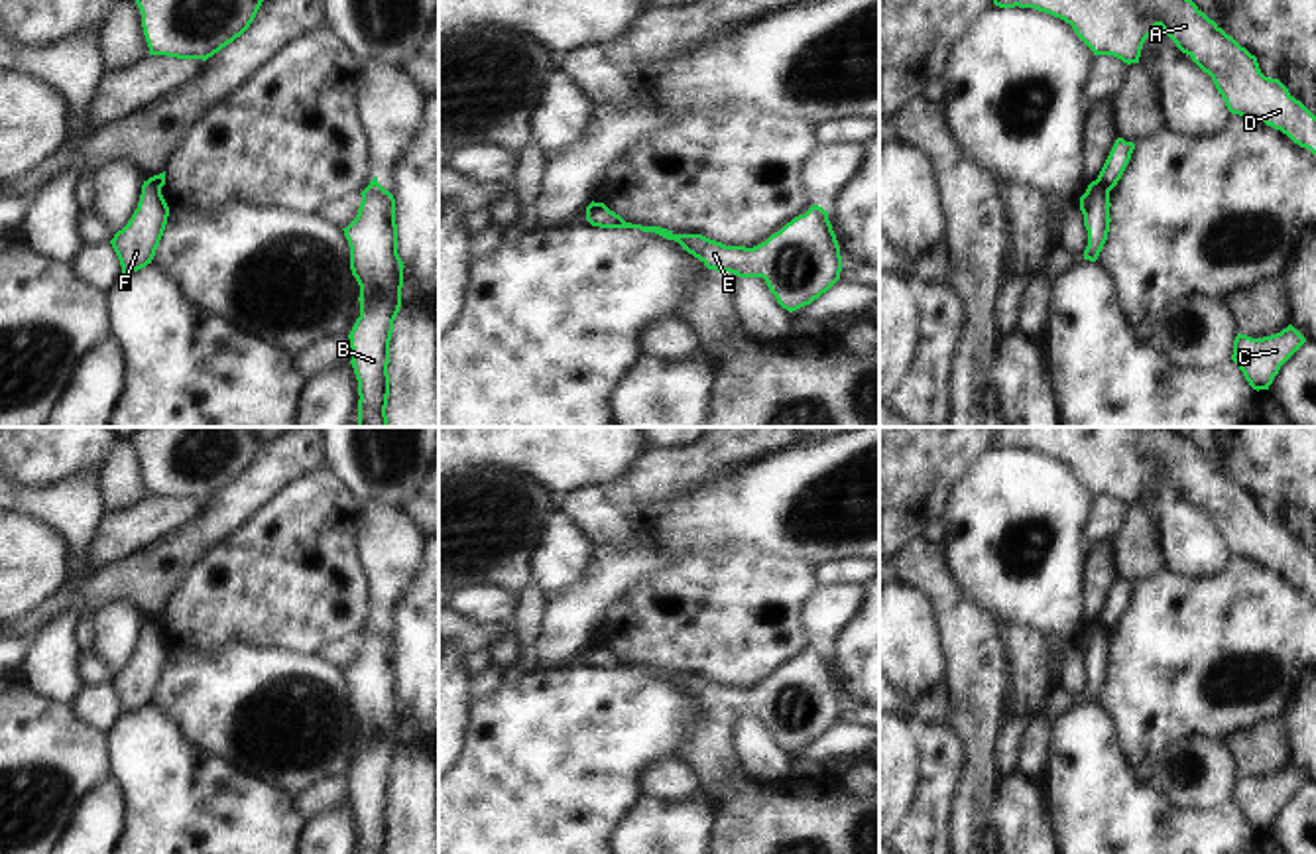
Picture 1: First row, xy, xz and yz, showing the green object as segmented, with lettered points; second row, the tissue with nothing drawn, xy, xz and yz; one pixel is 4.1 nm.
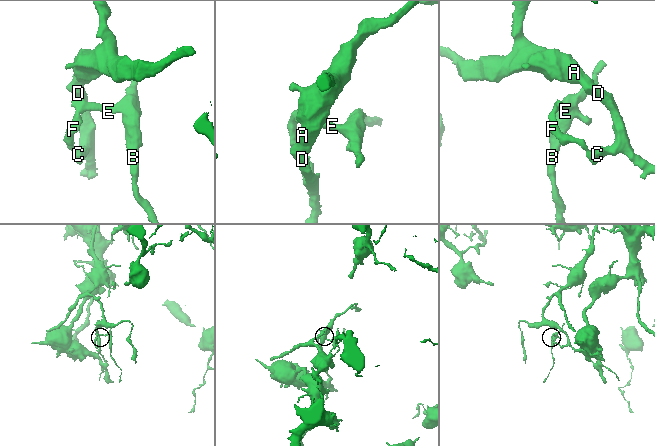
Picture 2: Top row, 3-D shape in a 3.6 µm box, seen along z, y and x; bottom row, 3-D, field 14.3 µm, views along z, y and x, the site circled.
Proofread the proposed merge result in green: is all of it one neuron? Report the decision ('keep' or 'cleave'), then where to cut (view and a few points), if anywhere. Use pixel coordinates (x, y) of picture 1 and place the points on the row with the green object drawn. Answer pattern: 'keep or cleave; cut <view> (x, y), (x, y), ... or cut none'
cleave; cut yz (1096, 180), (1108, 191)

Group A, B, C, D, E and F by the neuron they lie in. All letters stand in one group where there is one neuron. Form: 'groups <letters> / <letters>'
groups A C D F / B E

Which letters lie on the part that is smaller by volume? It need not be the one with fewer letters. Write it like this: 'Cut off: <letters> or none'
Cut off: B, E

